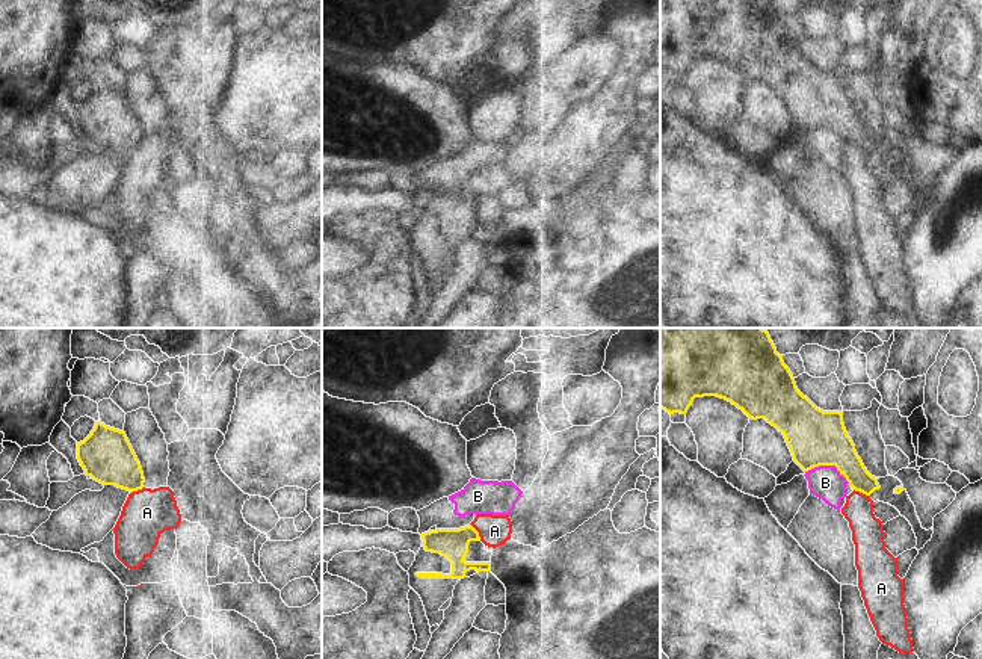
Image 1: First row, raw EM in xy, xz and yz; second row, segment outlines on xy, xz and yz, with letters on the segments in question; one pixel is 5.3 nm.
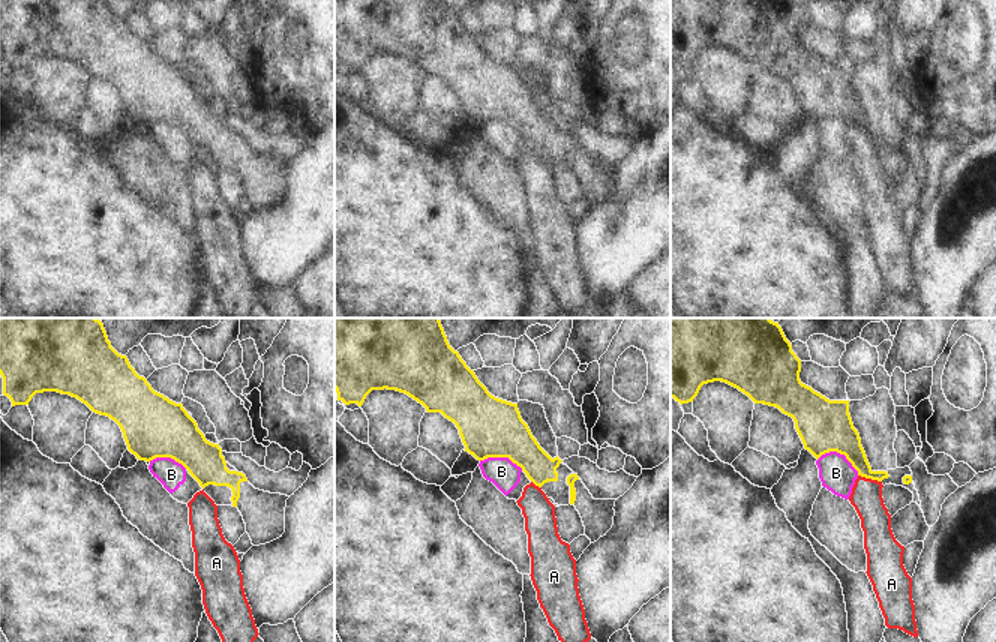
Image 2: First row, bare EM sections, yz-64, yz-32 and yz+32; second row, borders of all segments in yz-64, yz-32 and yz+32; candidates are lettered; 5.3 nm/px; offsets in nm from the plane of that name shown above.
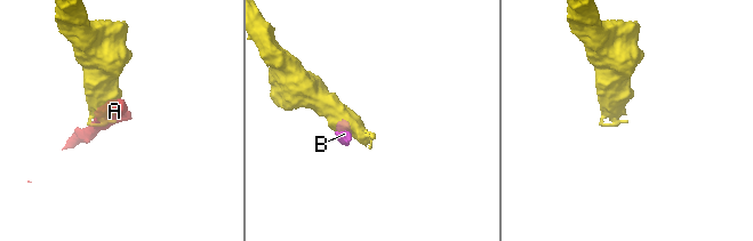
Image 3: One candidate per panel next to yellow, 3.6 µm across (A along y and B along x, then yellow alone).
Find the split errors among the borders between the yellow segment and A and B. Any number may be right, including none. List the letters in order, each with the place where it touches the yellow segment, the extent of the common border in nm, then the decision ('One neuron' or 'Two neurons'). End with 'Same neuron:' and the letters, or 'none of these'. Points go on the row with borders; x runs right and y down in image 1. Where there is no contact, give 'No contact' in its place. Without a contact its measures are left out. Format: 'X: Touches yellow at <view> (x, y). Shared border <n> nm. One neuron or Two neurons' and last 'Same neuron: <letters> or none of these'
A: Touches yellow at xz (478, 532). Shared border 110 nm. Two neurons
B: Touches yellow at yz (828, 464). Shared border 240 nm. Two neurons
Same neuron: none of these

